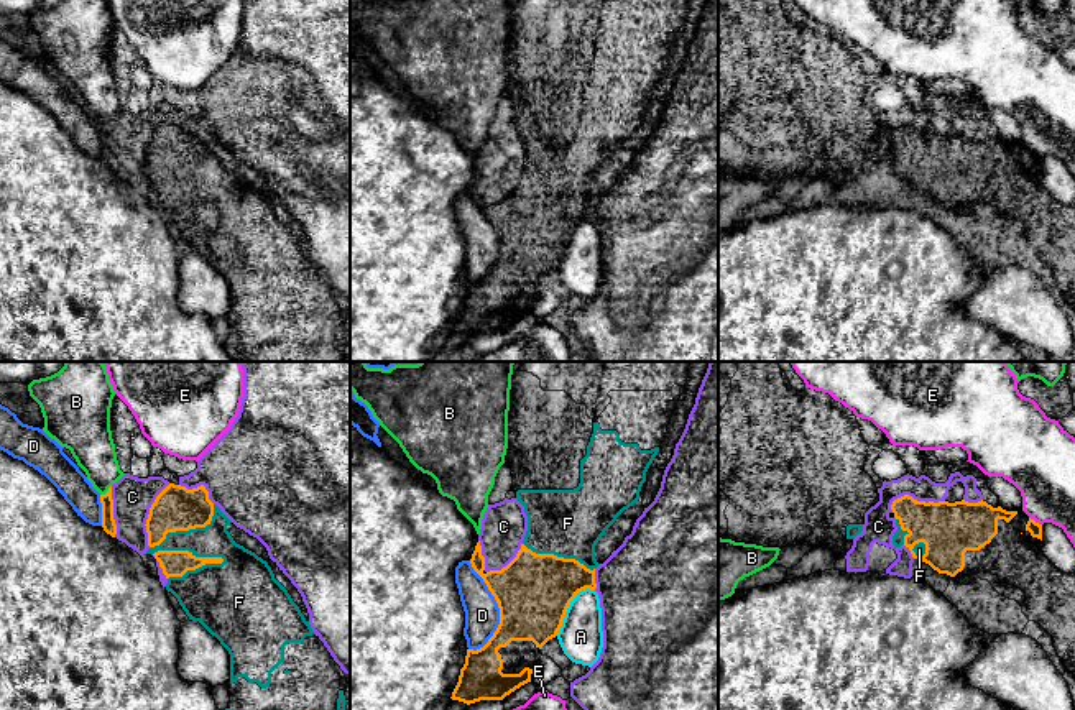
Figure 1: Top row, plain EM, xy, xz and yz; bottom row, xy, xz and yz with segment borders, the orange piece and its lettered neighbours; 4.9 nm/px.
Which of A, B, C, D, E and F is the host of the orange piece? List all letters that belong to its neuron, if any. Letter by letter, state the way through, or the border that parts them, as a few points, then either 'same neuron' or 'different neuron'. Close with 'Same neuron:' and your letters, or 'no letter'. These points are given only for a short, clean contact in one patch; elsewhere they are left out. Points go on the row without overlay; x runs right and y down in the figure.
A: different neuron
B: different neuron
C: different neuron
D: different neuron
E: along yz (1029, 148), (1041, 156) | different neuron
F: same neuron
Same neuron: F

